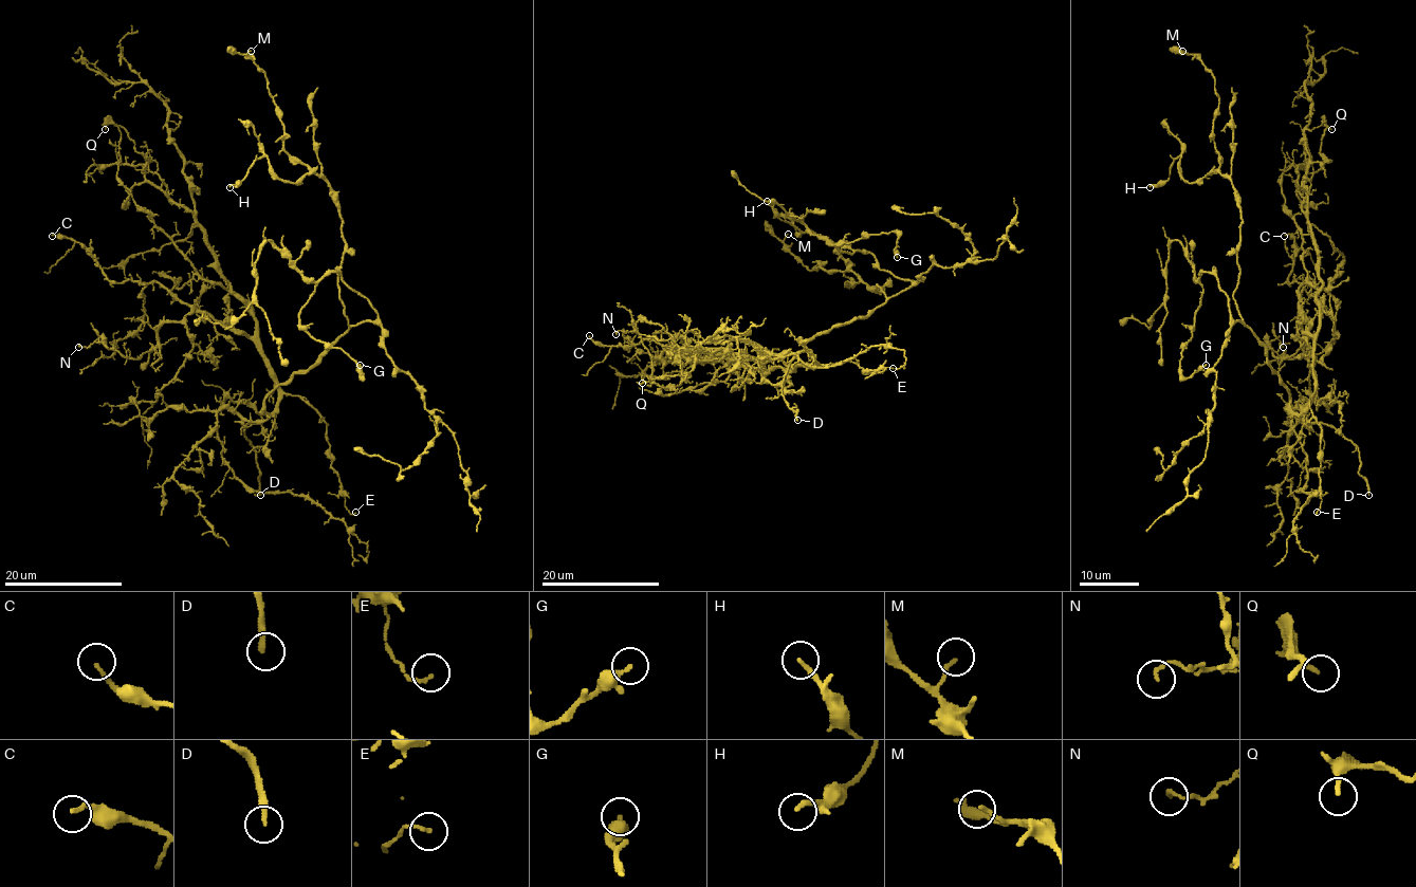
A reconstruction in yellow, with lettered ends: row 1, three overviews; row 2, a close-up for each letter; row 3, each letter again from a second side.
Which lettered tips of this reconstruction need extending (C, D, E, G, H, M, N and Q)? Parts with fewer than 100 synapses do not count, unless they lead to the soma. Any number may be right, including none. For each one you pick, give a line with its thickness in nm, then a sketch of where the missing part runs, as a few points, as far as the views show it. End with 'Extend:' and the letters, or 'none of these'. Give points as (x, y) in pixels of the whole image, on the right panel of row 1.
D: Thickness 240 nm
Extend: D

